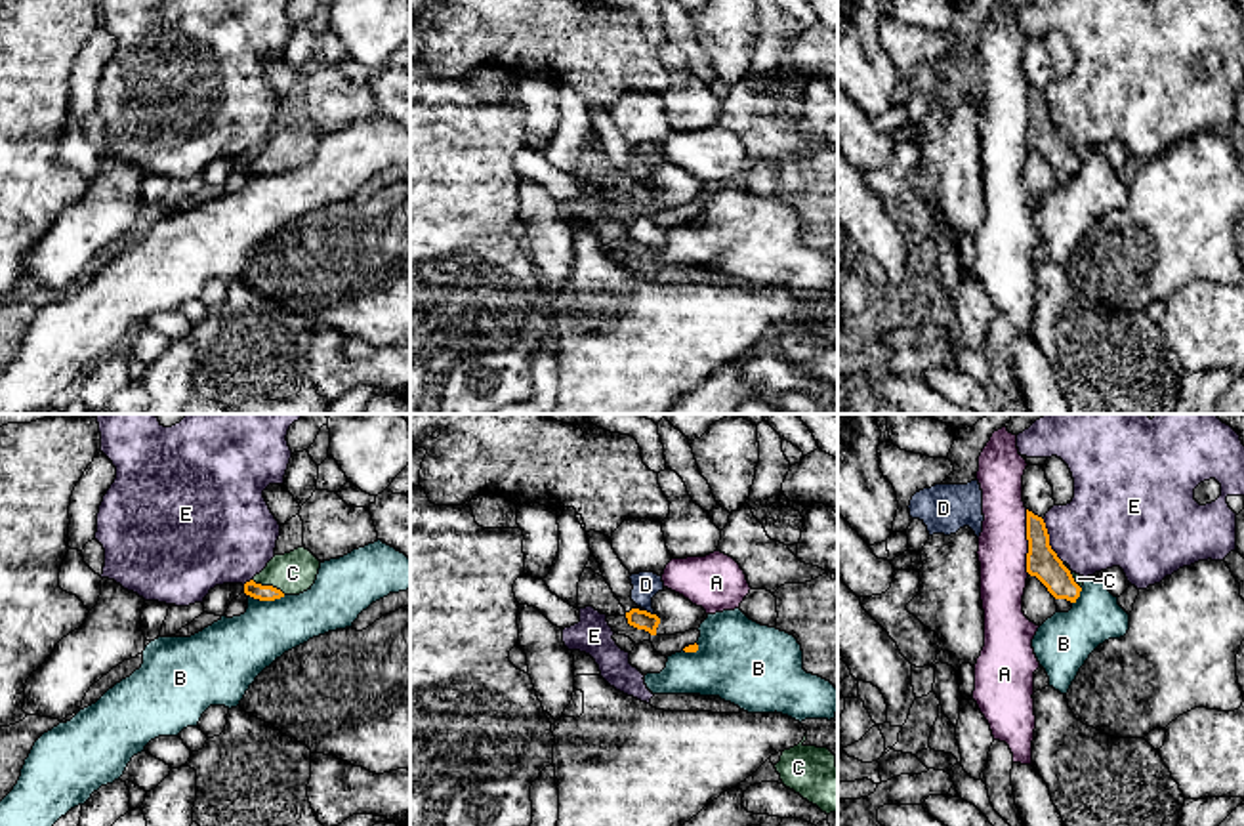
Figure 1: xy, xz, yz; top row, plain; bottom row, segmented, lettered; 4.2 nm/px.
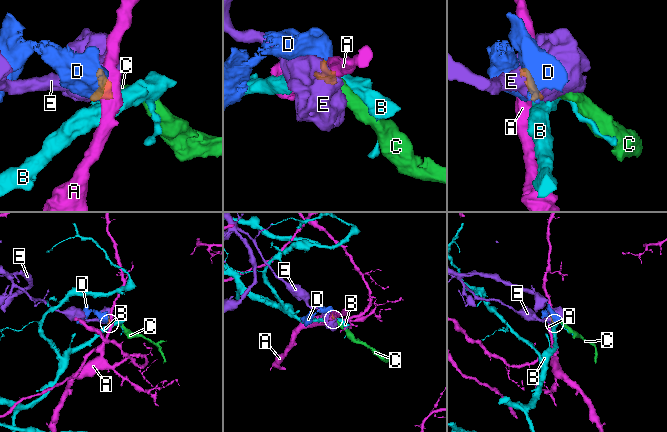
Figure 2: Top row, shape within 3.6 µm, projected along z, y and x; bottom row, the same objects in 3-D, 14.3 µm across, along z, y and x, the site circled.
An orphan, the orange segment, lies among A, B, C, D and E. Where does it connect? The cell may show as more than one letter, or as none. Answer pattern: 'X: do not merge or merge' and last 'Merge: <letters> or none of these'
A: do not merge
B: do not merge
C: merge
D: merge
E: do not merge
Merge: C, D

